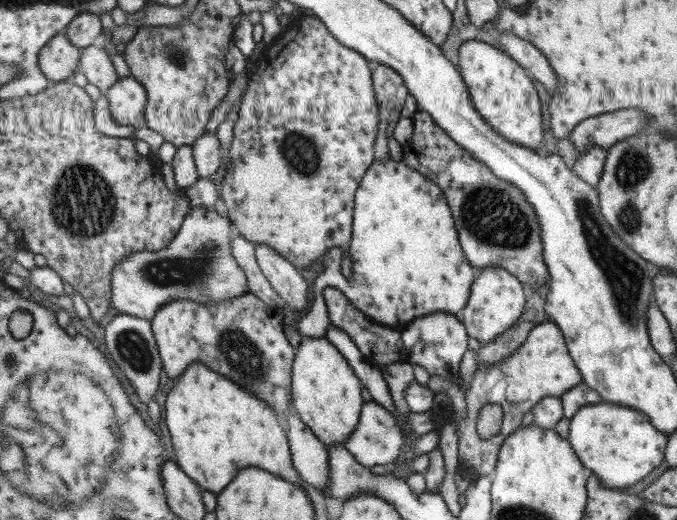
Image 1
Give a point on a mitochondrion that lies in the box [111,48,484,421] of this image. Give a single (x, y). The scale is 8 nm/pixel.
(196, 269)

